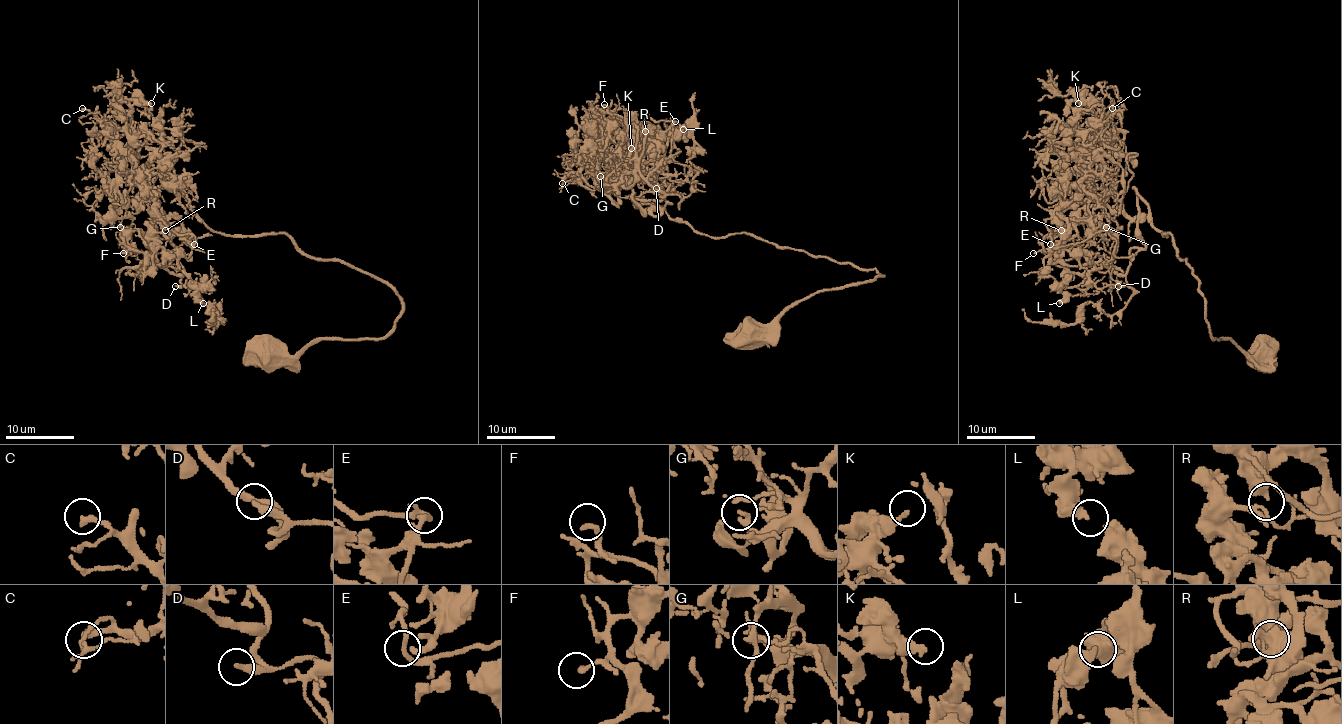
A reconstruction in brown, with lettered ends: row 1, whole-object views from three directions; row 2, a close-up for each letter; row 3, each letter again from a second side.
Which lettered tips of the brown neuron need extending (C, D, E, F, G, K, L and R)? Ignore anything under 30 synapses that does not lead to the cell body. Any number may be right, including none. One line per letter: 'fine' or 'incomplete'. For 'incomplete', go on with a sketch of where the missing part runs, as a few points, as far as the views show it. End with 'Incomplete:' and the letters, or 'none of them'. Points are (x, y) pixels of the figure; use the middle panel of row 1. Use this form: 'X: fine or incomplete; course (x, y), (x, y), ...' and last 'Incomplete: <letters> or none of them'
C: fine
D: incomplete; course (656, 188), (645, 181), (656, 173), (647, 162), (652, 126), (666, 105), (671, 90)
E: fine
F: fine
G: fine
K: fine
L: fine
R: fine
Incomplete: D

